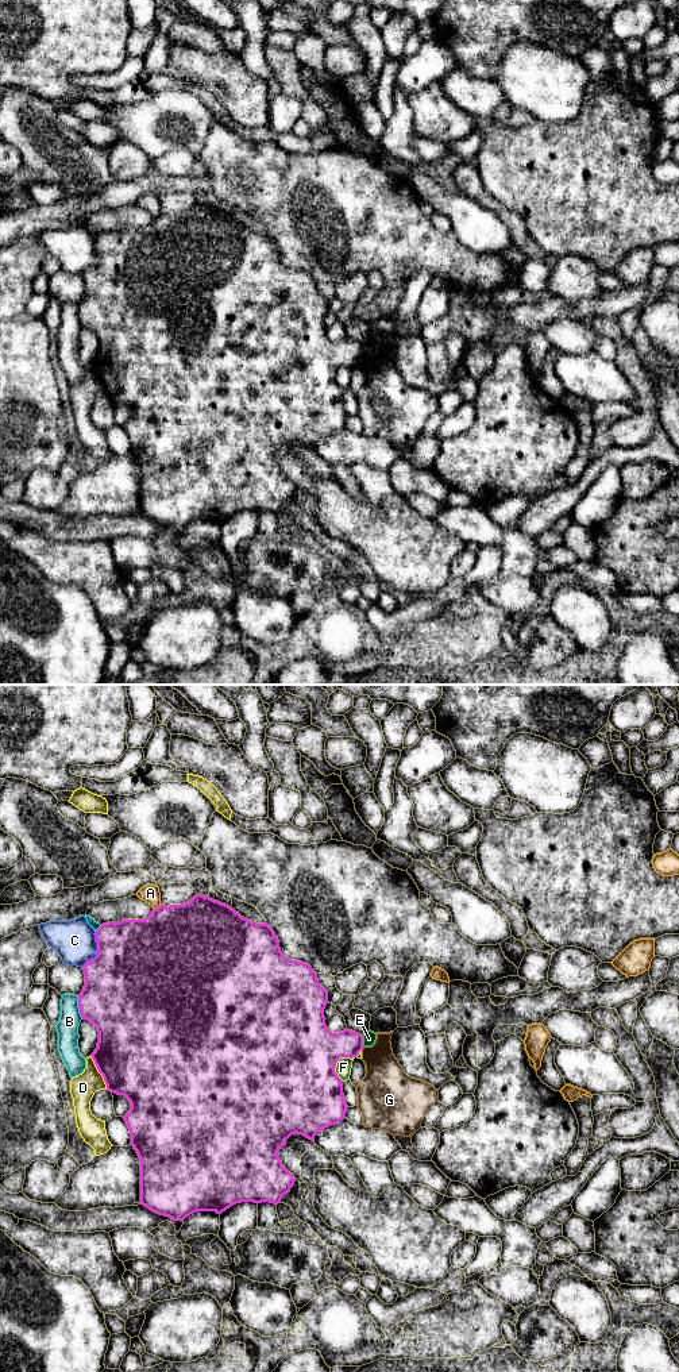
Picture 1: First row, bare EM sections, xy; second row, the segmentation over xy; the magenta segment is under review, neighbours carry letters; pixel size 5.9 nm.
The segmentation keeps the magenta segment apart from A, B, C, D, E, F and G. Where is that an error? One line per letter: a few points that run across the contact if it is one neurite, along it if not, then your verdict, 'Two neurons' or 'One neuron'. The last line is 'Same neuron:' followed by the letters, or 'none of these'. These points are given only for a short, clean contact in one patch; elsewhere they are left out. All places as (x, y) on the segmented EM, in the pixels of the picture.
A: Two neurons
B: Two neurons
C: Two neurons
D: Two neurons
E: Two neurons
F: Two neurons
G: Two neurons
Same neuron: none of these

